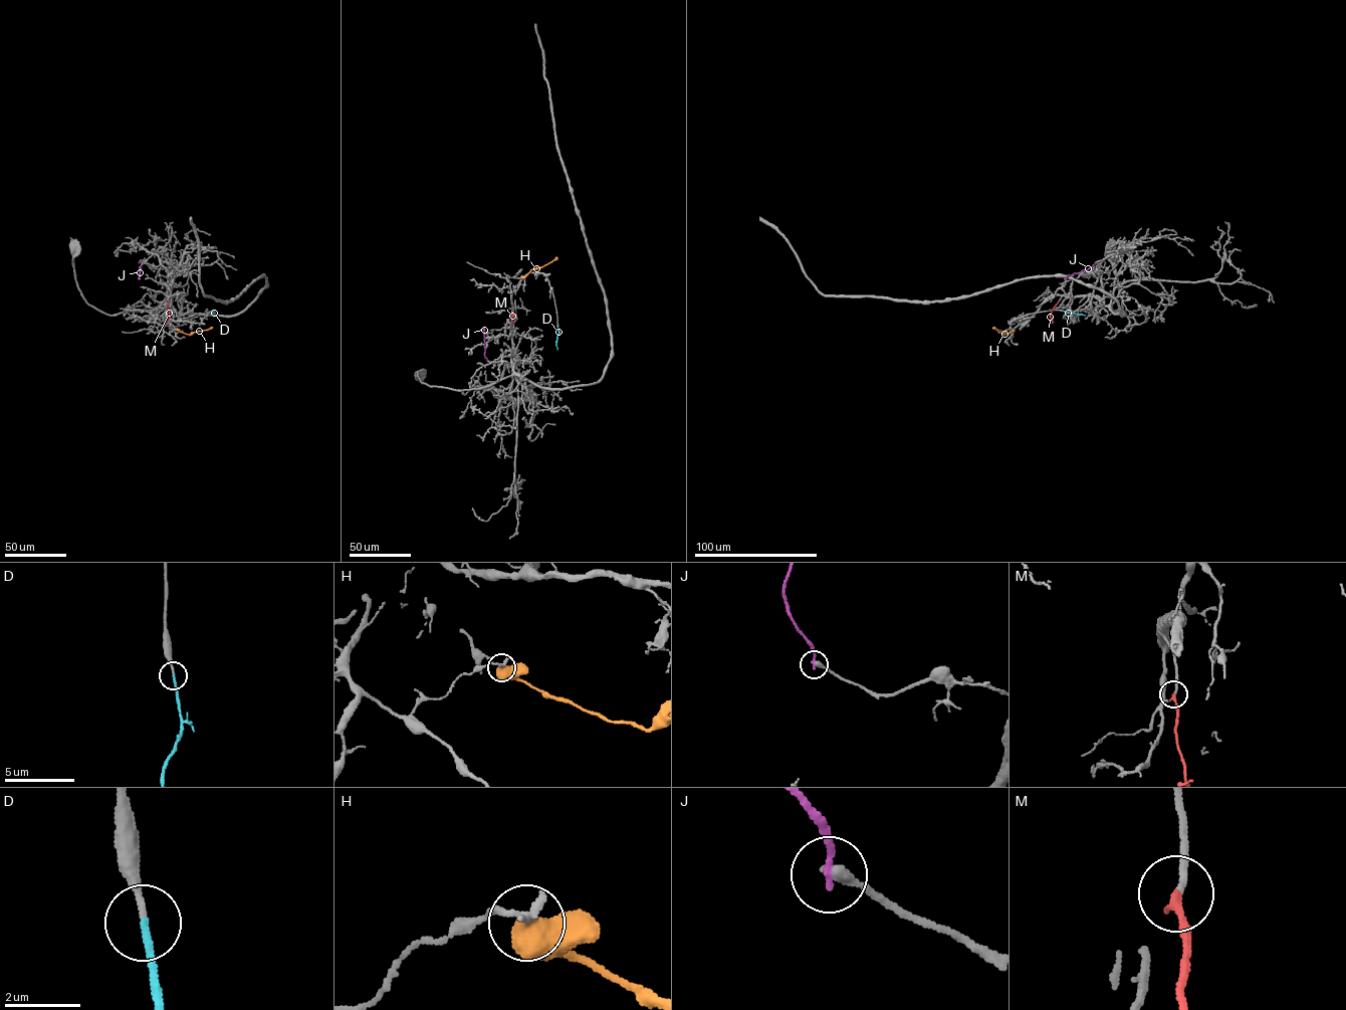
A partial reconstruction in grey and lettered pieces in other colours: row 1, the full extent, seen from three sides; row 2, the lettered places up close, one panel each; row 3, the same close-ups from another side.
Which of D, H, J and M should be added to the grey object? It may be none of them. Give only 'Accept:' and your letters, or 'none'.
Accept: D, M

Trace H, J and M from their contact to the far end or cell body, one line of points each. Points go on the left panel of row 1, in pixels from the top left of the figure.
H: (177, 330), (191, 335), (212, 327)
J: (142, 263), (139, 279)
M: (167, 301), (170, 315), (166, 323)

